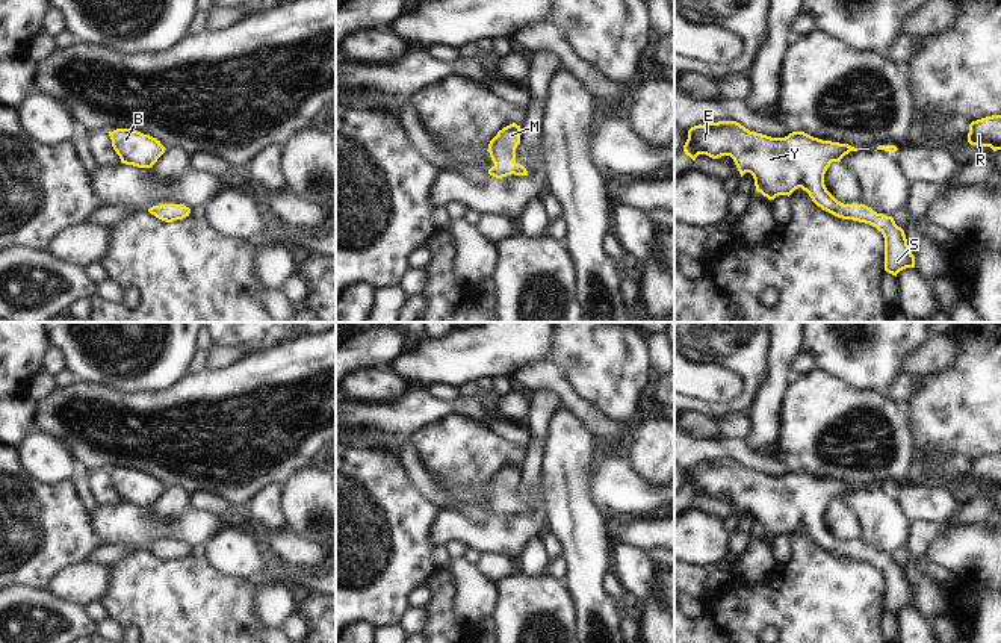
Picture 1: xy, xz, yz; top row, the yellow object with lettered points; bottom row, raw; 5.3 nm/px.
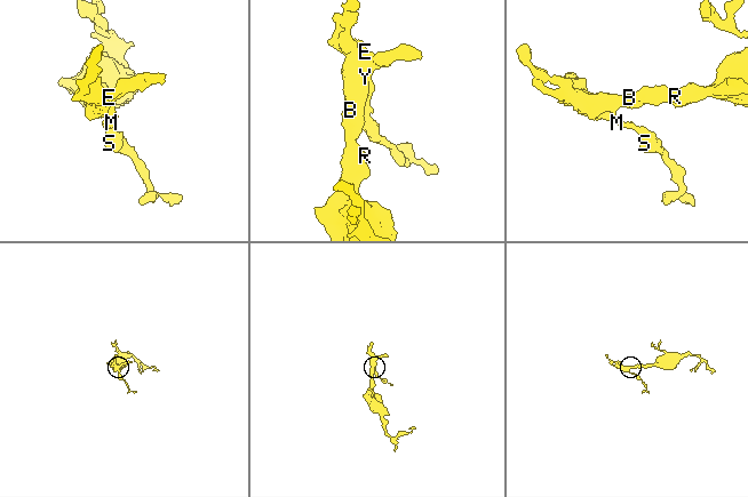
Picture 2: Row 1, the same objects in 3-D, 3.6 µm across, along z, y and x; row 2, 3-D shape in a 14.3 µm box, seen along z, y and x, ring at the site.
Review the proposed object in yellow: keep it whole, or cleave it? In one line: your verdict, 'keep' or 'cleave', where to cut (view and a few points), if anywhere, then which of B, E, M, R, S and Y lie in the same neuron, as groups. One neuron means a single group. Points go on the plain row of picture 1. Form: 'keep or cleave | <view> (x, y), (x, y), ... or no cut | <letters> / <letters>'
keep | no cut | B E M R S Y

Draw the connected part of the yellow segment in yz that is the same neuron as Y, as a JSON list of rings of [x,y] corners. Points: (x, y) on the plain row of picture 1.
[[[736,460],[694,464],[688,469],[688,478],[683,484],[685,493],[693,499],[696,499],[699,493],[706,493],[712,498],[730,495],[741,516],[750,511],[755,517],[756,530],[768,539],[774,539],[779,534],[789,536],[795,528],[801,527],[823,549],[842,558],[853,558],[875,566],[885,576],[885,610],[897,616],[900,610],[915,607],[915,595],[907,584],[904,569],[895,563],[892,555],[877,552],[865,543],[844,543],[838,540],[824,523],[824,513],[830,502],[841,501],[845,493],[857,489],[869,487],[854,487],[848,483],[823,480],[804,471],[792,471],[785,477],[771,477],[750,471]]]

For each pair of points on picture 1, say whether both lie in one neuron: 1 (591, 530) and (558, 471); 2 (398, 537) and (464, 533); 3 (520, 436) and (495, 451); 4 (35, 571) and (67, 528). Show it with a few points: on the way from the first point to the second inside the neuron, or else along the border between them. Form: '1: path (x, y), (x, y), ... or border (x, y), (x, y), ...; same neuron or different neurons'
1: path (576, 515), (567, 506), (564, 486); same neuron
2: border (440, 510), (430, 530), (431, 543); different neurons
3: border (480, 421), (522, 450); different neurons
4: path (35, 560), (56, 539); same neuron

